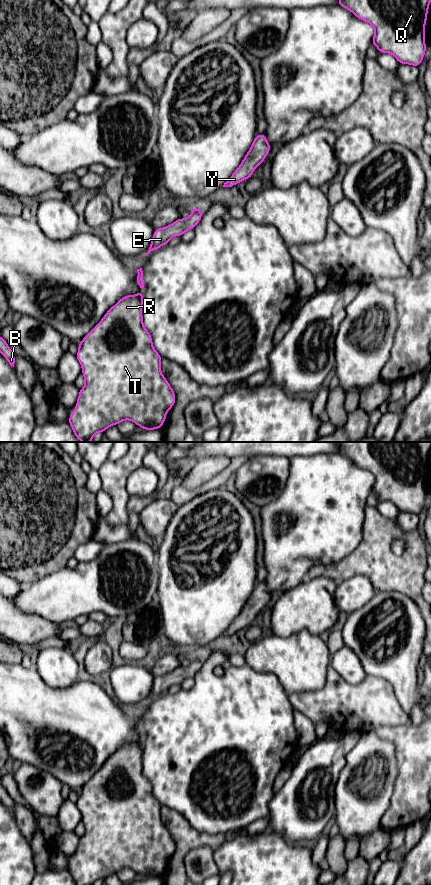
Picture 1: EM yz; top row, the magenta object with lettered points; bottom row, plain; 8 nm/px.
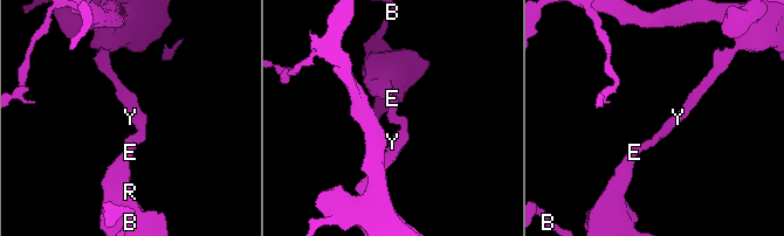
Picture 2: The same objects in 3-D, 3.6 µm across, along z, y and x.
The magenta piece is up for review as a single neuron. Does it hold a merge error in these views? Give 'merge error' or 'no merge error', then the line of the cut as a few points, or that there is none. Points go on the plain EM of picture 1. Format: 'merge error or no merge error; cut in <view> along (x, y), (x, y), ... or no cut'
no merge error; no cut

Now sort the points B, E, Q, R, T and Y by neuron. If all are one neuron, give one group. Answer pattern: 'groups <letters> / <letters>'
groups B E Q R T Y

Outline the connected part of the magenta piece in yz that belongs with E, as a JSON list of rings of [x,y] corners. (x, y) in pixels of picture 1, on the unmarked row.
[[[193,655],[192,660],[187,667],[179,666],[169,674],[155,677],[147,702],[168,692],[172,685],[182,684],[187,678],[193,677],[201,667],[202,658],[198,655]]]

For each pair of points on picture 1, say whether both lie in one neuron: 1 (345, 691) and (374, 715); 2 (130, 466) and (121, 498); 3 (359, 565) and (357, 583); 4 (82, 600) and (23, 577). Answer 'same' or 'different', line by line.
1: same
2: same
3: different
4: different

